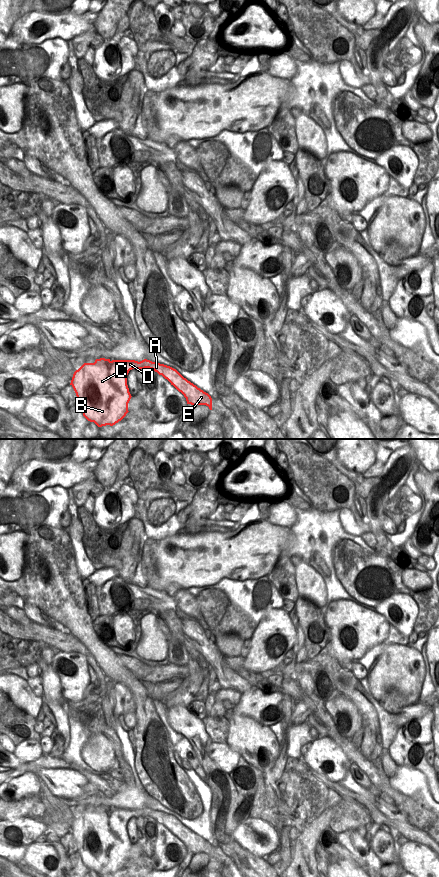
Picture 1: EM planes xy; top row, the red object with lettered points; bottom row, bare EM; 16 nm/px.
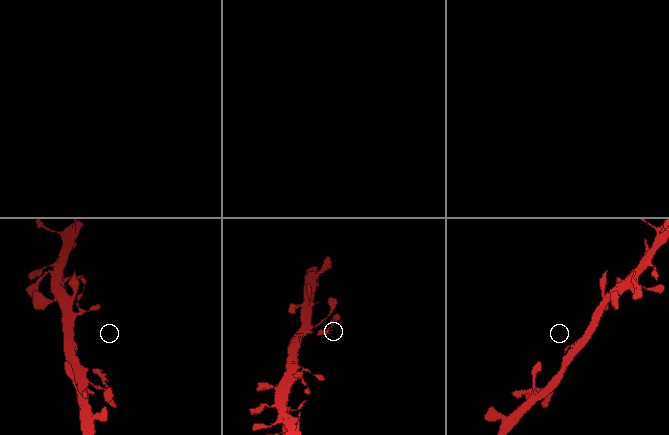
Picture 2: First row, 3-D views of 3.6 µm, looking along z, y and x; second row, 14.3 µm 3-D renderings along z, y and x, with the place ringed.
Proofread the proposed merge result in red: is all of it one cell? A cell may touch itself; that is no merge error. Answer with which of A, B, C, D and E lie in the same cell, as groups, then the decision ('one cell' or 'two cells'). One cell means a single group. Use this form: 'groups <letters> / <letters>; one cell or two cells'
groups A E / B C D; two cells

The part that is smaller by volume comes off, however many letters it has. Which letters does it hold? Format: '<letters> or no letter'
A, E

